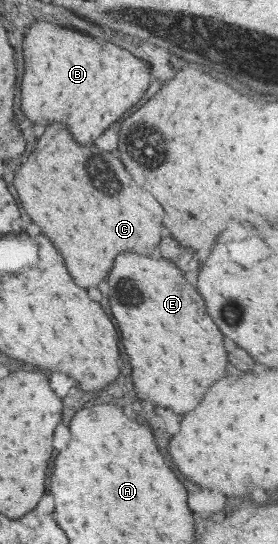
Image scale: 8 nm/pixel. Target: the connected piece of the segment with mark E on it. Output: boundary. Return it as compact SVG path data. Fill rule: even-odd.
M121 253L111 269L109 291L109 307L119 325L125 353L133 365L133 381L139 399L167 407L175 413L185 411L185 407L189 407L189 399L193 399L197 391L205 391L205 387L209 387L217 375L225 375L227 351L223 347L223 335L207 315L205 301L195 287L187 283L175 263L167 259L143 257L137 253Z

